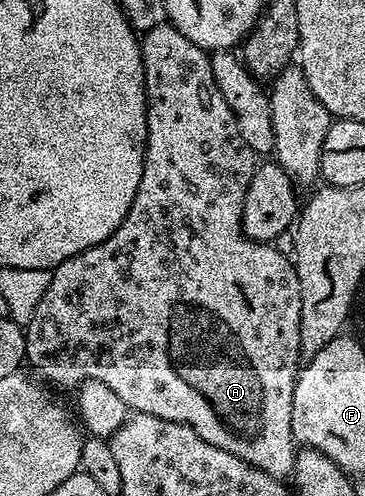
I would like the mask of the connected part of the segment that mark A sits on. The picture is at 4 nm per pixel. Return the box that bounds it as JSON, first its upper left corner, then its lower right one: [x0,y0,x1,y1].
[24,24,302,480]

